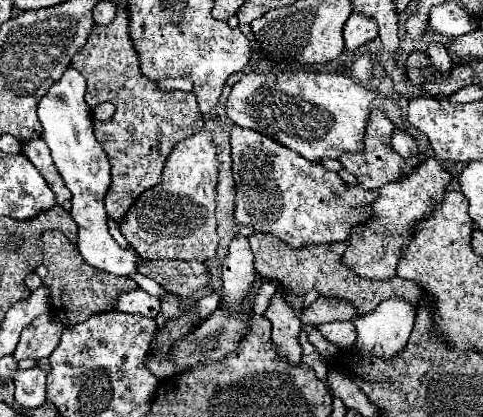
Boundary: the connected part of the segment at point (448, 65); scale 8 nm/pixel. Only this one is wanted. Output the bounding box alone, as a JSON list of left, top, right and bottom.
[427,42,453,74]

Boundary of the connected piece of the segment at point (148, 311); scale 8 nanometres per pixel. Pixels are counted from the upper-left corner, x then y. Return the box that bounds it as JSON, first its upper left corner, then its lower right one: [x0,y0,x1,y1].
[115,290,160,320]

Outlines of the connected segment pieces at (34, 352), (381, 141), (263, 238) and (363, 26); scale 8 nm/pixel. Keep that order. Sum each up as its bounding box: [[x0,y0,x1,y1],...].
[[13,314,65,360],[339,110,405,190],[249,234,421,314],[343,14,377,52]]

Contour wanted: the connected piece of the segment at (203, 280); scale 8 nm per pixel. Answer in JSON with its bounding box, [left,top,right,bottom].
[141,260,211,298]

